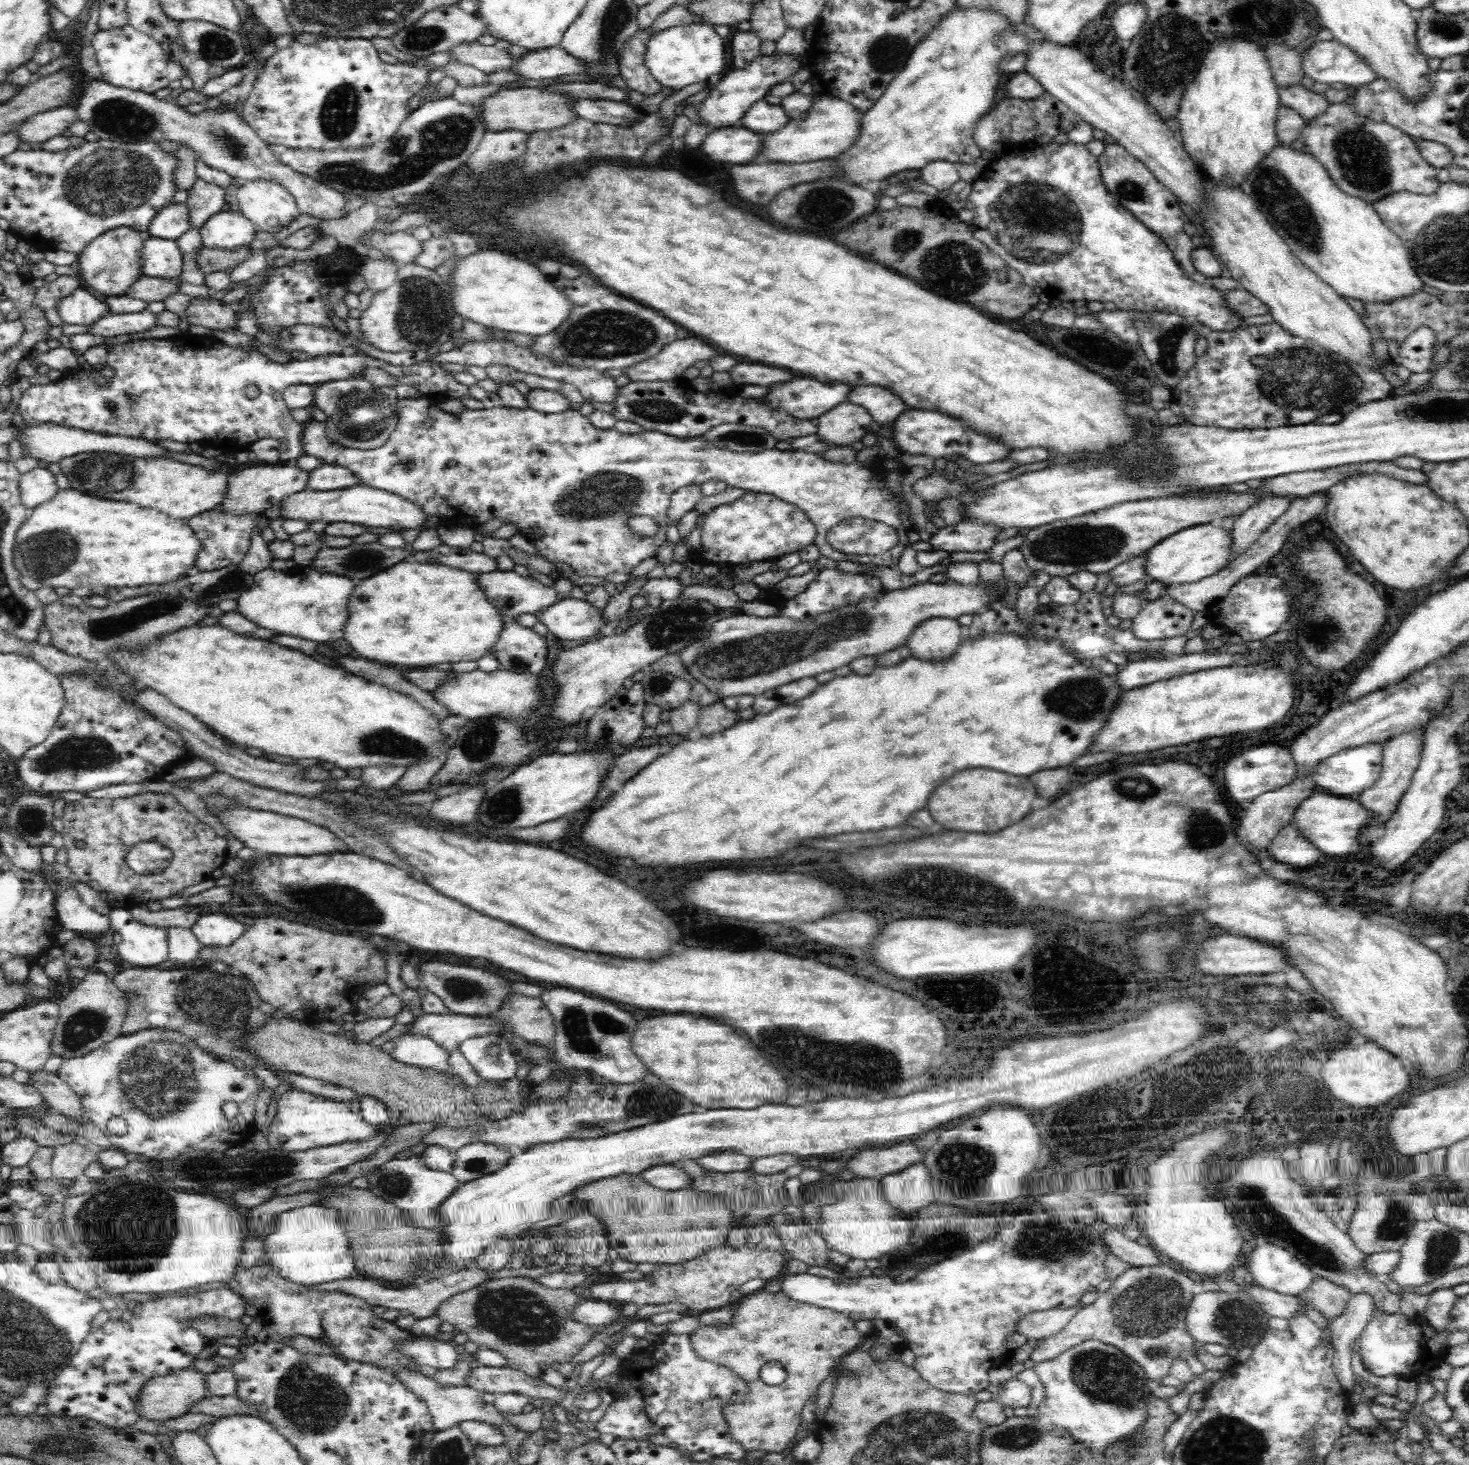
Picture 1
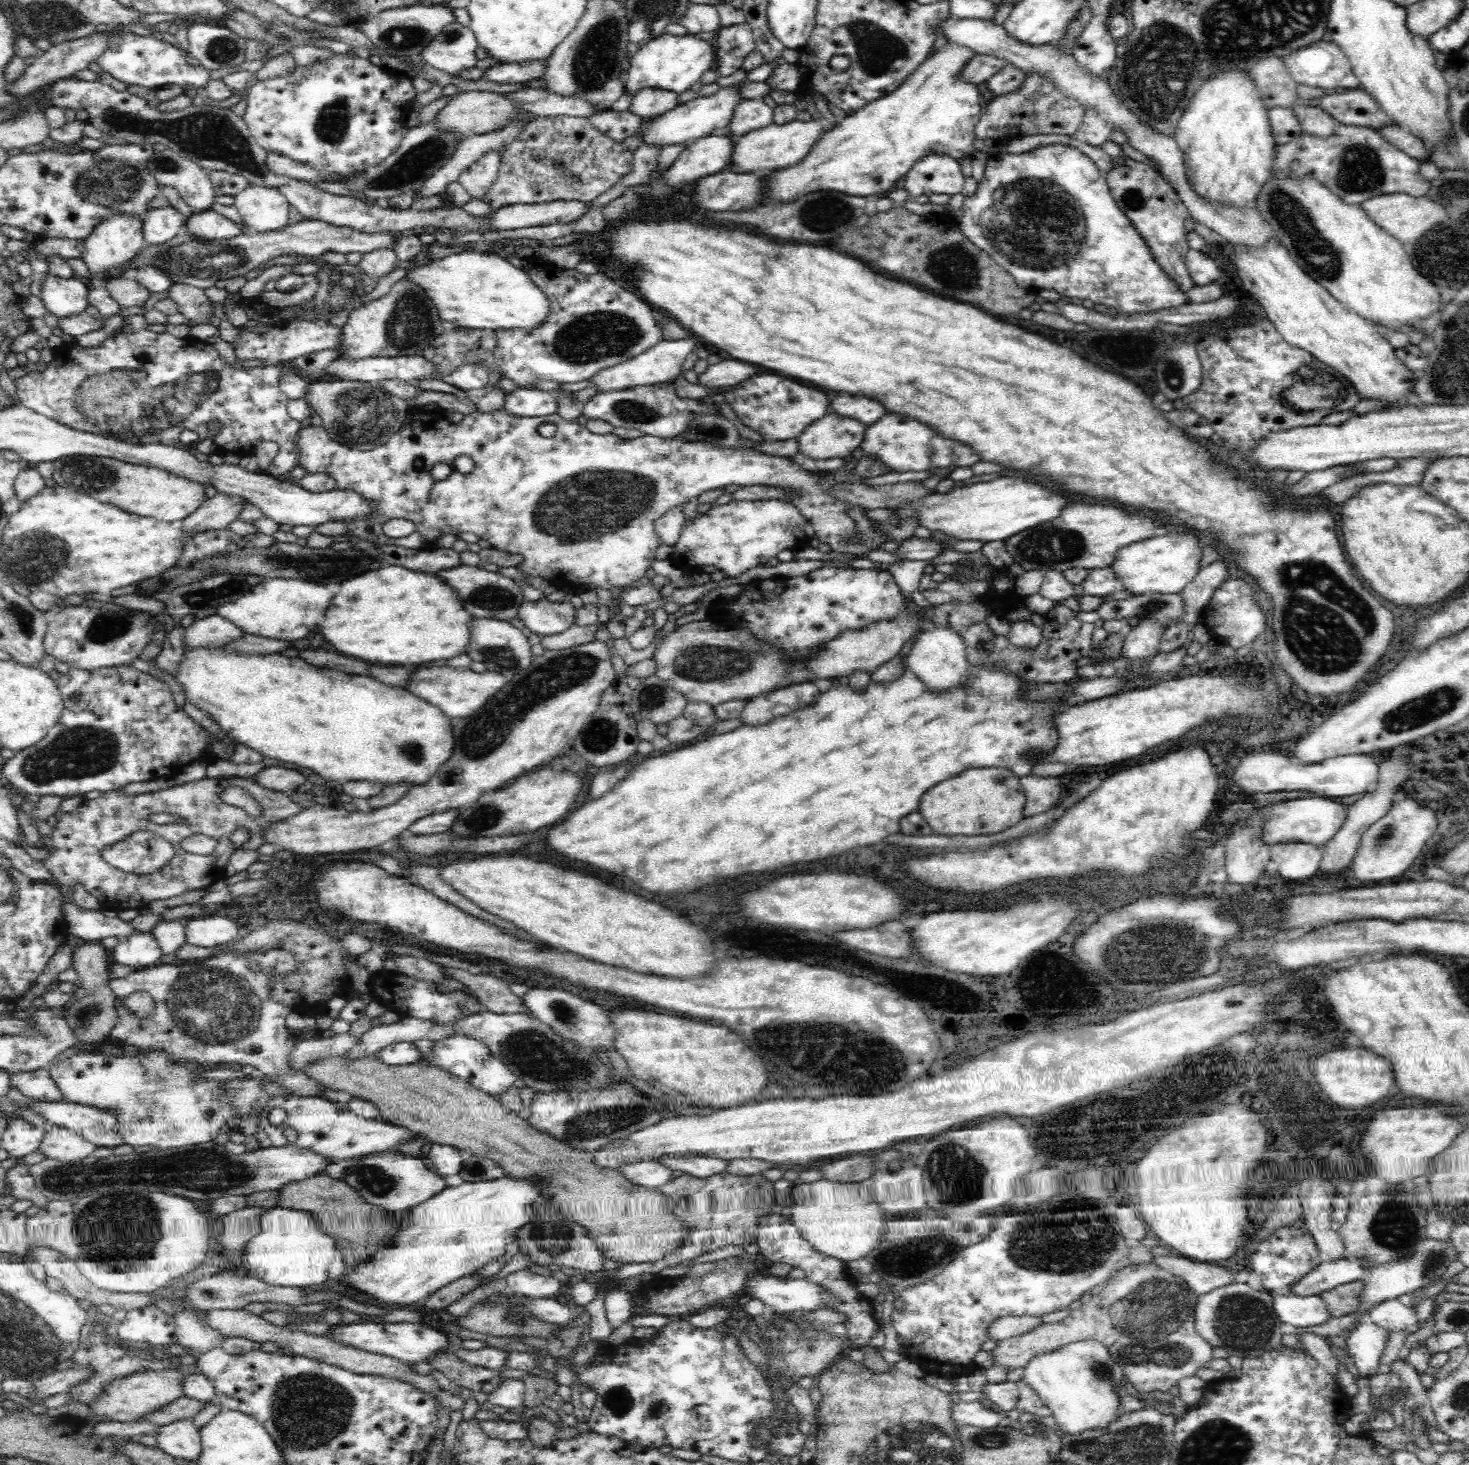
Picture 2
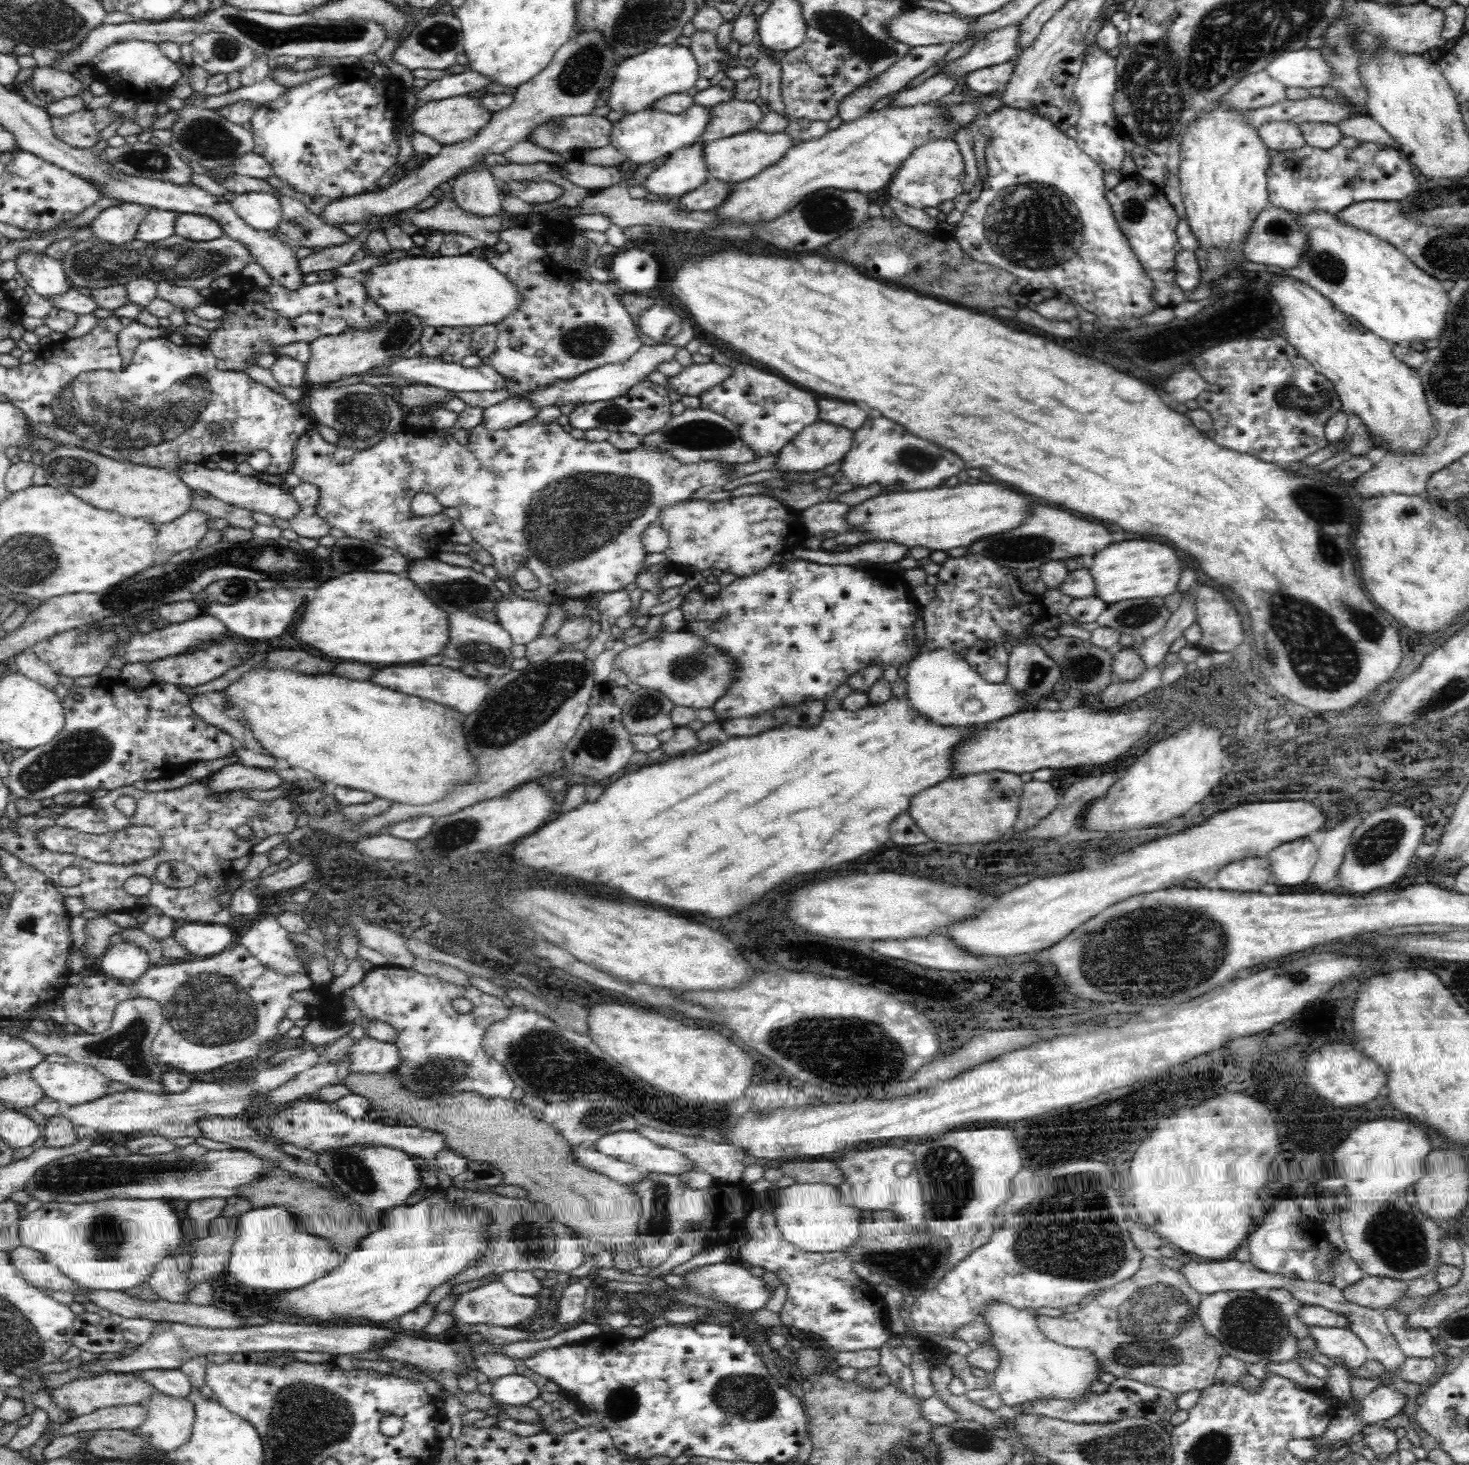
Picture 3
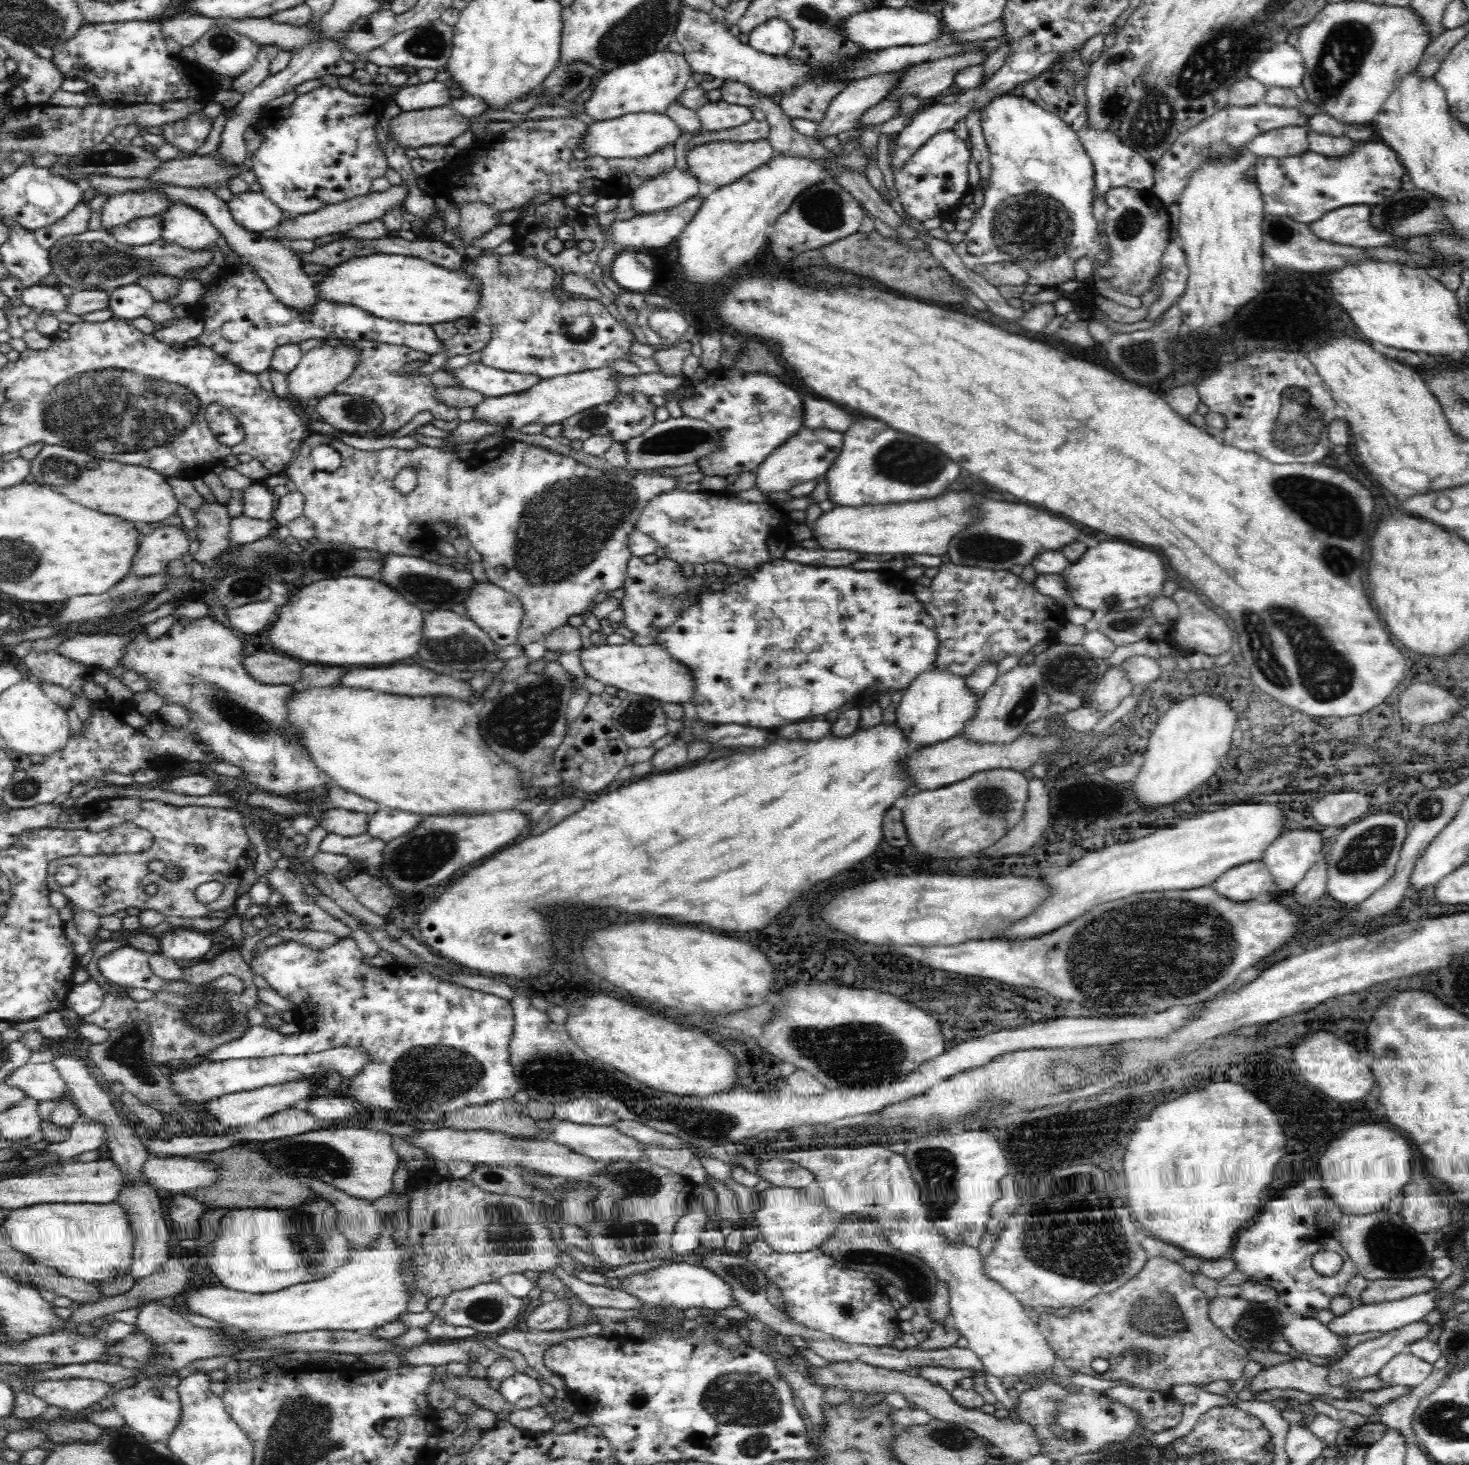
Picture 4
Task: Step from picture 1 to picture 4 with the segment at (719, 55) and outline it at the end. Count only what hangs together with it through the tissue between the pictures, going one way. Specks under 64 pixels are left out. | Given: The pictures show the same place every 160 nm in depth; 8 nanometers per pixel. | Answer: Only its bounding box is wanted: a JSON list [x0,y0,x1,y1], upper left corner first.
[583,50,692,121]

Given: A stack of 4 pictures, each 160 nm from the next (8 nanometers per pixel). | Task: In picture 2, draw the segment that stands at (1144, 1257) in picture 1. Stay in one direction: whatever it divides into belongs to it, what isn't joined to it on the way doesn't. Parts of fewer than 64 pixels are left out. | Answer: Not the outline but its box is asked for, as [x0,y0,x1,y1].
[1153,1255,1236,1297]

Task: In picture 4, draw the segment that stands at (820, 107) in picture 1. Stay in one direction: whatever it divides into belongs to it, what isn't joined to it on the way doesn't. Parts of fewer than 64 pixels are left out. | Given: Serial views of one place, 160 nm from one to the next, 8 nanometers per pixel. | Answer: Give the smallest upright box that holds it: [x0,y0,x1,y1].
[686,138,775,189]

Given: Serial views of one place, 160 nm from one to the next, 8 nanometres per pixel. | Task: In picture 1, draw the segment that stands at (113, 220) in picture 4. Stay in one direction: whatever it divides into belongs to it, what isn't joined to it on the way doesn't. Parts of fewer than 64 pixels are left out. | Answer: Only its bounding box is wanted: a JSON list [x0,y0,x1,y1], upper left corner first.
[77,227,144,297]

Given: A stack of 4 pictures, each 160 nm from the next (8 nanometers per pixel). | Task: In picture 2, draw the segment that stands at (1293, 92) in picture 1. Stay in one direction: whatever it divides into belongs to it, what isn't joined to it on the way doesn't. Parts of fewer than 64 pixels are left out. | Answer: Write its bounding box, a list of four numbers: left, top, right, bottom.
[1292,102,1338,139]

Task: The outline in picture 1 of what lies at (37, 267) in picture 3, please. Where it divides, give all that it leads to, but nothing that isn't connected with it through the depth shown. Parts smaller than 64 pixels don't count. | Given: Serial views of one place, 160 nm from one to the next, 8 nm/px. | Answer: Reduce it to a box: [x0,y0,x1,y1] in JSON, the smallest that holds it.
[56,284,109,326]

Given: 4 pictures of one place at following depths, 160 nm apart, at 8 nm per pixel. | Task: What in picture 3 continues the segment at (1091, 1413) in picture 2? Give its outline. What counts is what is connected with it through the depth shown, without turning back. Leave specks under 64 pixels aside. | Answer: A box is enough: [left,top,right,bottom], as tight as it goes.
[979,1301,1100,1406]

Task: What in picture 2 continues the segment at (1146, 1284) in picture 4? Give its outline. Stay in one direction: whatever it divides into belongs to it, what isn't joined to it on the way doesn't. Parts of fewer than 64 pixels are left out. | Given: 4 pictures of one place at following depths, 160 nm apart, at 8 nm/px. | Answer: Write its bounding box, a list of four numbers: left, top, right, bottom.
[989,1263,1213,1392]

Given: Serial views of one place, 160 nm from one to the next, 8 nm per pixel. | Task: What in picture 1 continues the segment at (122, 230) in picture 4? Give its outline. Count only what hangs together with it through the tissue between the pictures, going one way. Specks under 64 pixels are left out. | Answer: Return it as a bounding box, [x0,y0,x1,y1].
[148,203,190,242]

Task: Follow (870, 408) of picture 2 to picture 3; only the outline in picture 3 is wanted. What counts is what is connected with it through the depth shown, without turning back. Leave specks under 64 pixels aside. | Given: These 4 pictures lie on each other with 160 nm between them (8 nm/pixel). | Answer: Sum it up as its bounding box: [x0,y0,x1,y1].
[816,399,866,431]

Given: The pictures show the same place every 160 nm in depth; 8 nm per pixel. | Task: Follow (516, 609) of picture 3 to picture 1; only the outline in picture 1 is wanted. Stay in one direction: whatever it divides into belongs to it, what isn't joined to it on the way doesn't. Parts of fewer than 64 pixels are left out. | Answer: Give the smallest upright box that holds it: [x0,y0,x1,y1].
[534,597,604,640]

